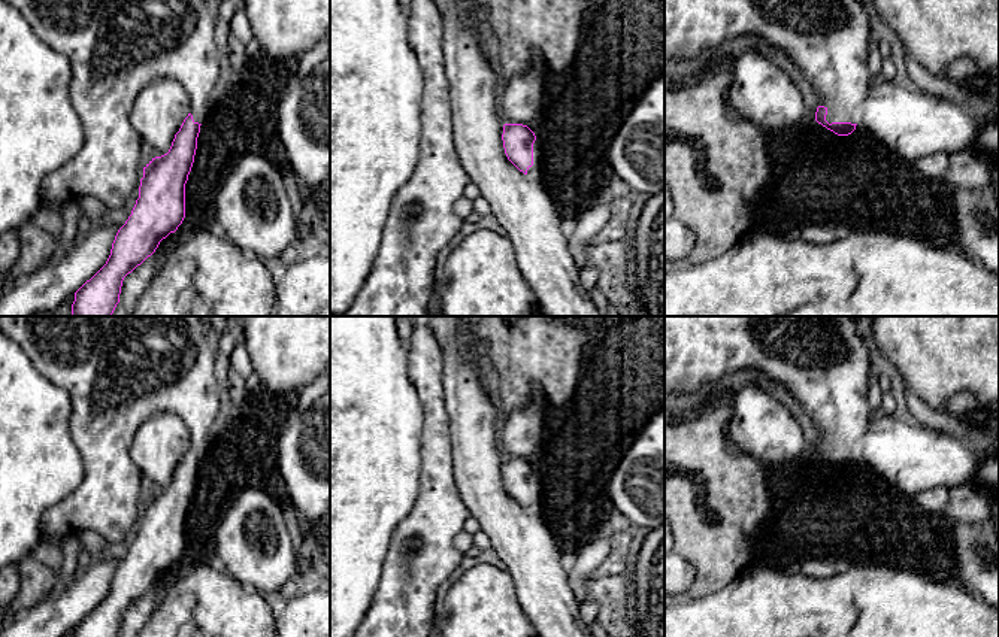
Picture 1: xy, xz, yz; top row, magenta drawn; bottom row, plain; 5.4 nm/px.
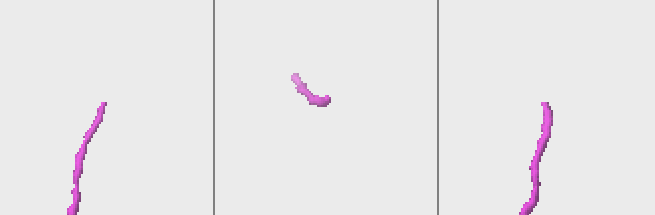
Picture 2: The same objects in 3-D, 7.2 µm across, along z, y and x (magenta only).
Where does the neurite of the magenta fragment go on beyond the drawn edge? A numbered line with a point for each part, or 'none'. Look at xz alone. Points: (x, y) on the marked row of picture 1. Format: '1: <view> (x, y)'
1: xz (536, 149)

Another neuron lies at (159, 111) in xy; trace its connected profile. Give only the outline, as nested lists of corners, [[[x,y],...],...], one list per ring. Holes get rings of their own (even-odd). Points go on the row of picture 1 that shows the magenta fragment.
[[[163,78],[137,94],[130,124],[140,136],[143,148],[161,157],[169,152],[188,113],[190,98],[185,88],[175,79]]]

